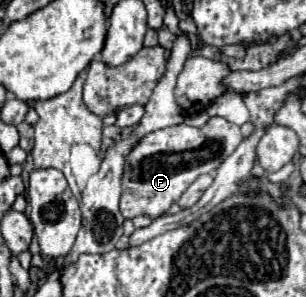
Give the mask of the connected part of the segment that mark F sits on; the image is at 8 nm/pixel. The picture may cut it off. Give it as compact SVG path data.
M210 117L202 127L174 125L144 135L126 155L120 213L126 219L134 219L138 215L164 215L198 175L216 171L216 167L240 145L240 141L240 127L226 121L224 117Z

